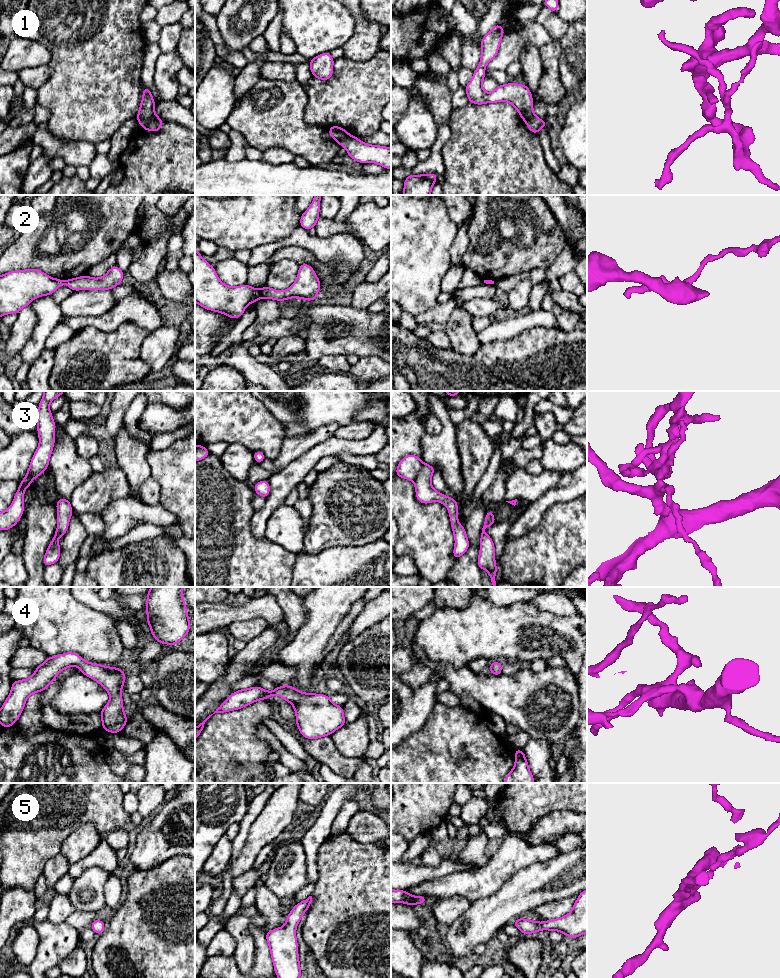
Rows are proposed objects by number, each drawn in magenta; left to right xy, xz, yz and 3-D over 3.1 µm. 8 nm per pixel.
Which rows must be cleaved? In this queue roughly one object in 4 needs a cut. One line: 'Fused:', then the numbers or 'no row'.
Fused: 1, 2

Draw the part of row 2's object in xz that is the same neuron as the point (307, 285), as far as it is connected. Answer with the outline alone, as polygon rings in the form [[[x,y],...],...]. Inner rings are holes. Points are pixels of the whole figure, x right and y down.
[[[307,263],[299,265],[297,278],[293,285],[283,291],[264,286],[260,290],[261,298],[285,301],[290,298],[300,298],[306,301],[316,300],[321,288],[321,282],[314,269]]]

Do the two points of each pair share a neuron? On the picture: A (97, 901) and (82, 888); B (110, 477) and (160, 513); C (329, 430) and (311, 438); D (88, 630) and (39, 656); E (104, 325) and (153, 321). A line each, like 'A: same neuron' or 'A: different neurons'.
A: same neuron
B: different neurons
C: same neuron
D: different neurons
E: same neuron

